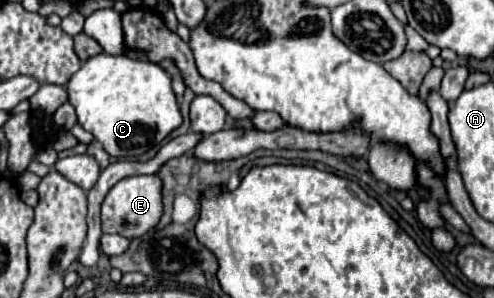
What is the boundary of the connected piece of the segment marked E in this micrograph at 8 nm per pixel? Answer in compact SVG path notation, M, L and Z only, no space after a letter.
M158 174L152 176L128 176L114 184L102 202L102 232L120 234L128 240L140 238L150 232L162 218L162 180Z

